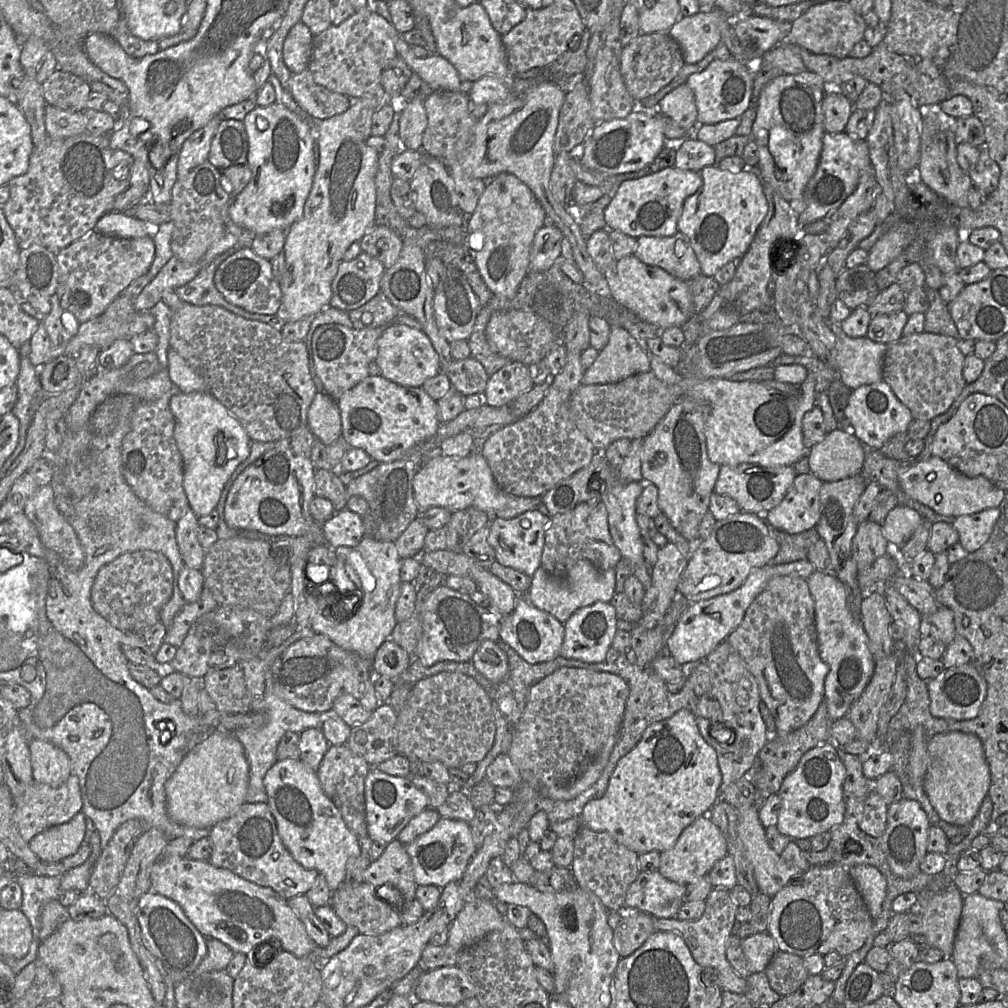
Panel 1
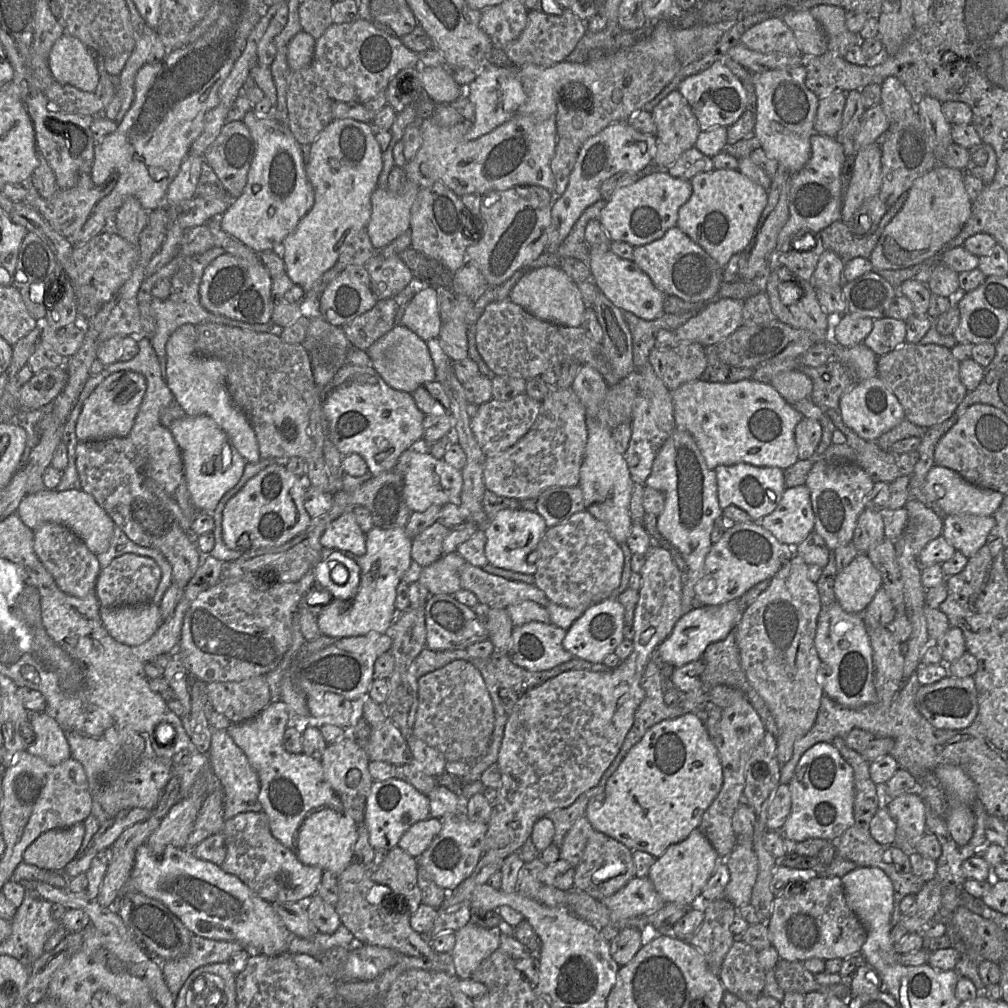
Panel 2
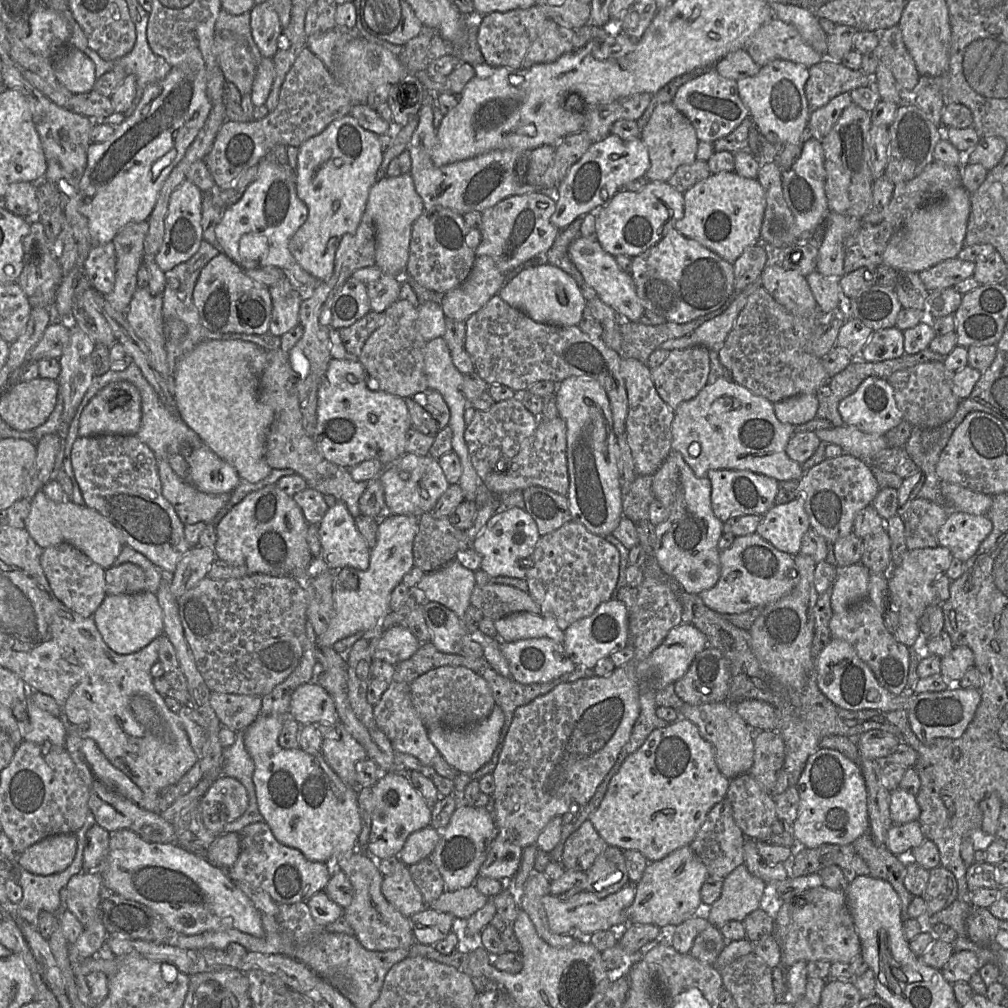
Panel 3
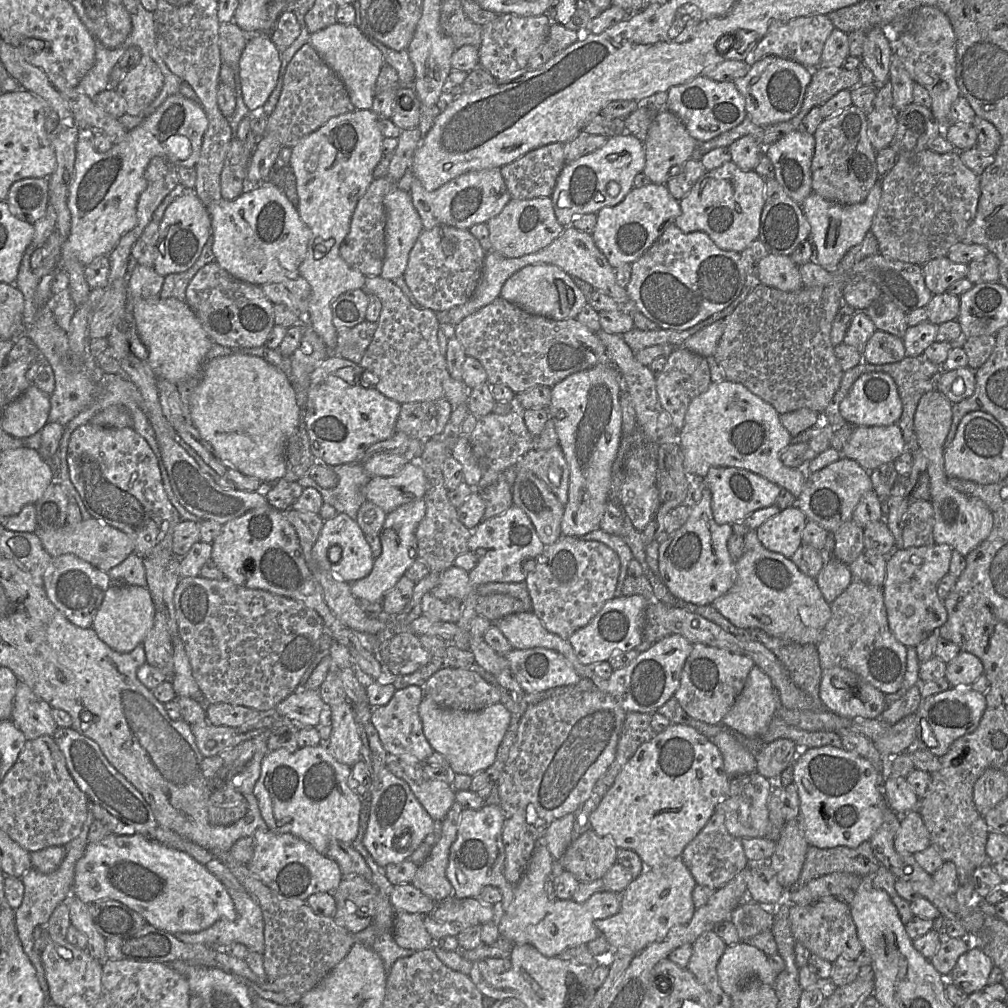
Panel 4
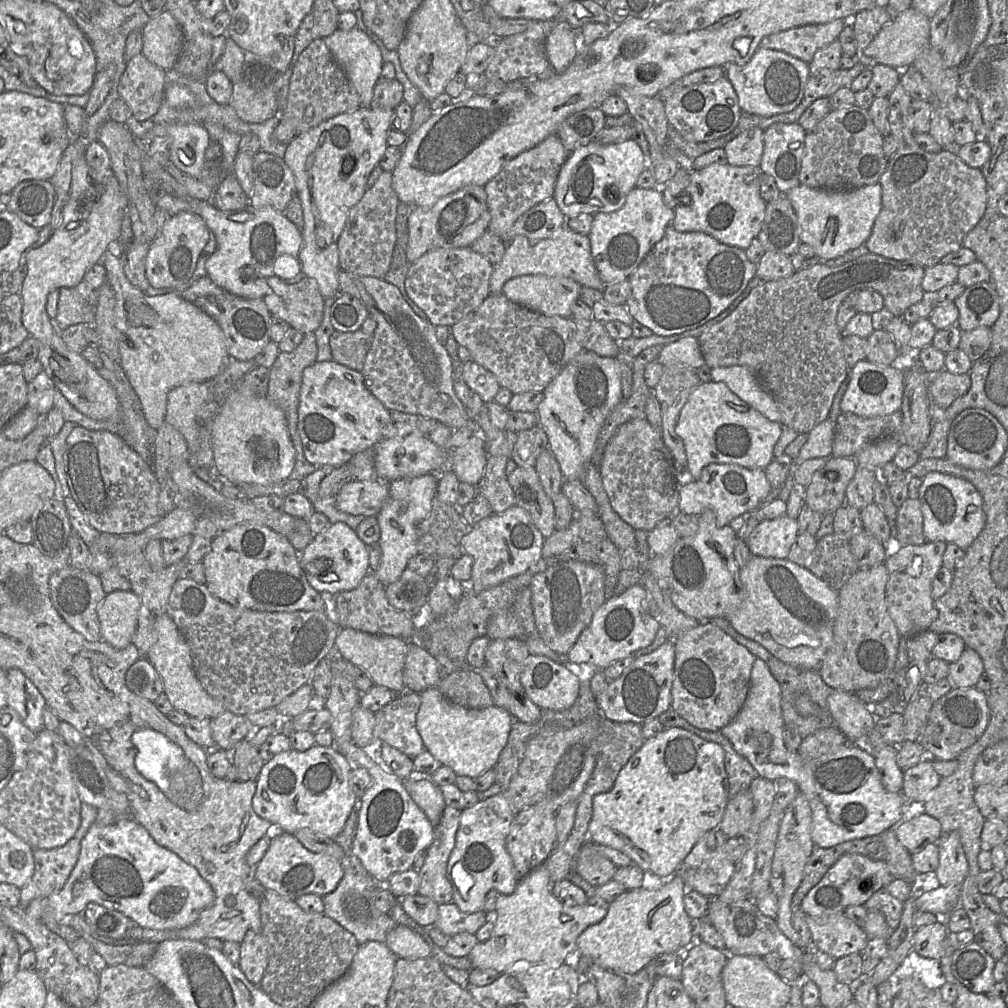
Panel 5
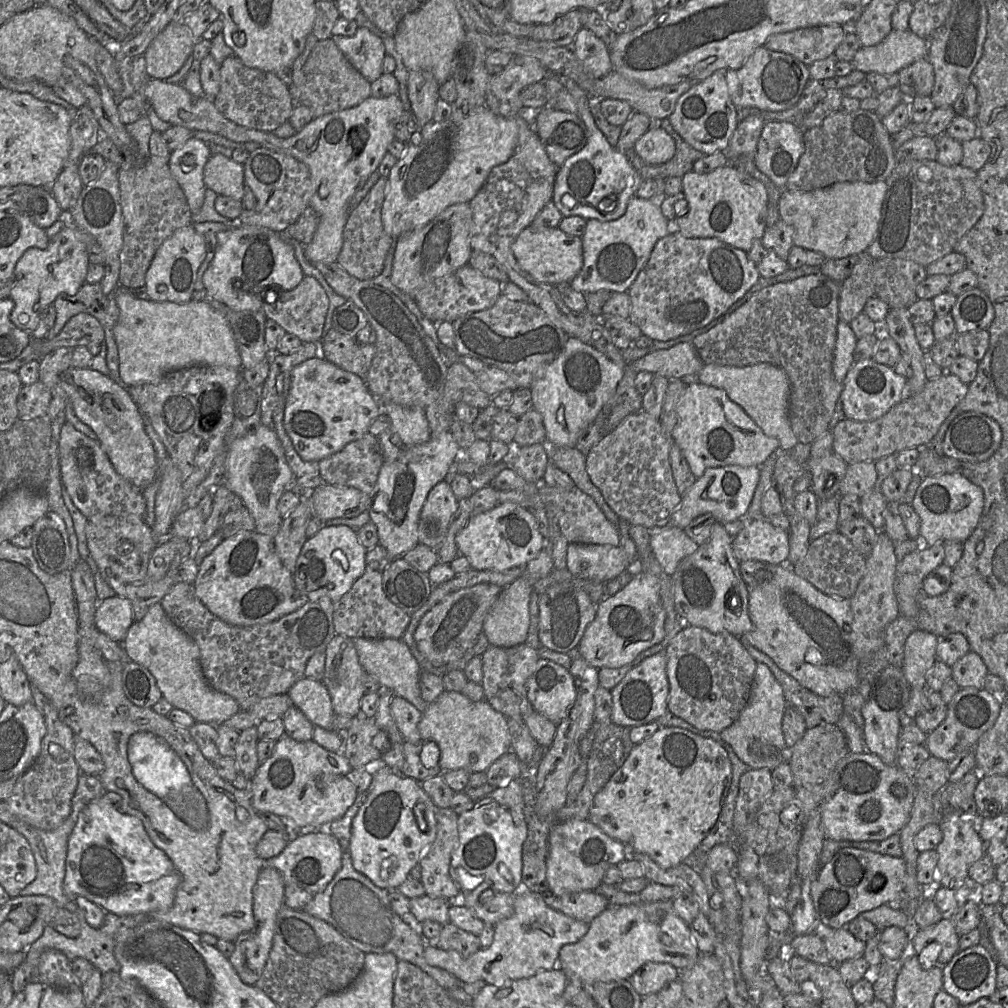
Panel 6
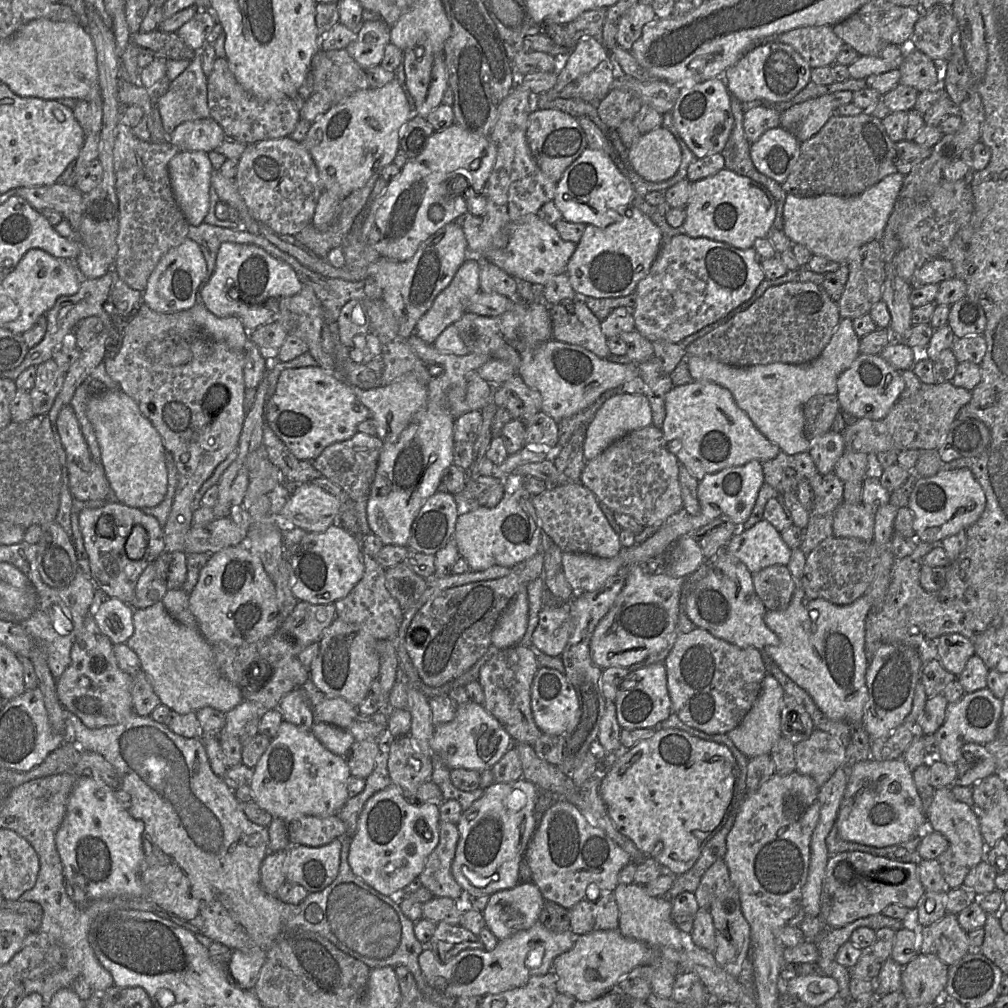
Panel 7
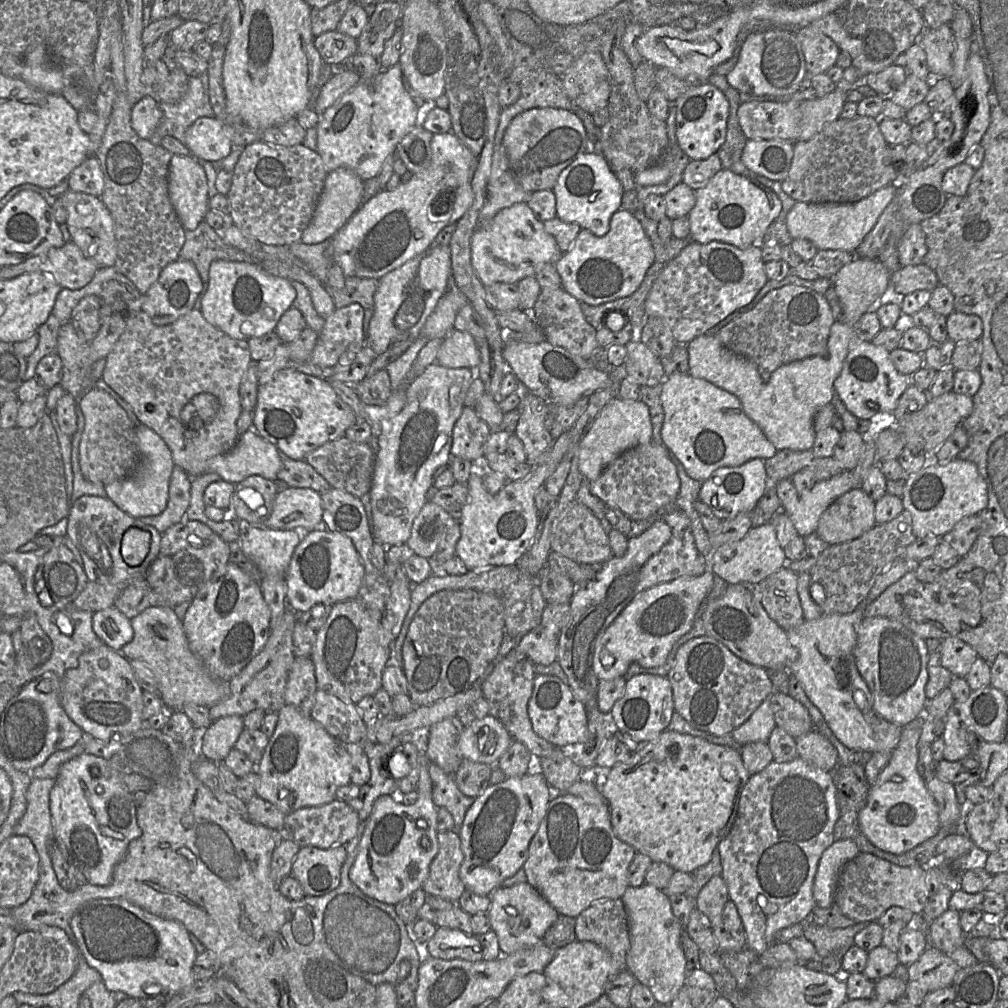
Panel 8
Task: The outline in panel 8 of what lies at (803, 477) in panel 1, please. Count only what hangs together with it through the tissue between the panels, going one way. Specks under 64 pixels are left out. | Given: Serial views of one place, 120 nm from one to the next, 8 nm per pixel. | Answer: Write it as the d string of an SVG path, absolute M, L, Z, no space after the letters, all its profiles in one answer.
M772 523L752 527L740 540L726 543L712 551L709 569L729 584L748 582L759 584L787 563L785 550L780 546Z

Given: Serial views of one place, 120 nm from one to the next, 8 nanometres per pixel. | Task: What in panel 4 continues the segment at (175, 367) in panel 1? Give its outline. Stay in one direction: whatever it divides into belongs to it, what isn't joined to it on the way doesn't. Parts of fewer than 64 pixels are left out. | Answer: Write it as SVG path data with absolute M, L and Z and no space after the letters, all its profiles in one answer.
M241 353L206 361L191 394L190 415L193 425L217 456L242 474L275 483L287 473L286 449L290 438L299 432L300 407L288 376L278 366L264 358Z

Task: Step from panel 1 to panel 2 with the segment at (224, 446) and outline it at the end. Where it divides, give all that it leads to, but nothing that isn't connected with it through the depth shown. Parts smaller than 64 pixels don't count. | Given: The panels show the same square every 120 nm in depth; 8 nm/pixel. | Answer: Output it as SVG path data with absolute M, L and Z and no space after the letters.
M206 415L185 416L173 421L169 429L181 451L184 480L194 506L200 512L213 514L223 495L239 482L247 462L226 433Z

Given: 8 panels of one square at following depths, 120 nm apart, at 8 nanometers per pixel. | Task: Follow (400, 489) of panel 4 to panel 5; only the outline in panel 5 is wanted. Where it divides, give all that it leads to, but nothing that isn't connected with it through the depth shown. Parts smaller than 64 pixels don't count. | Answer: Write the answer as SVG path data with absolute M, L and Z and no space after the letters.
M350 481L336 495L336 508L352 515L376 516L389 495L389 482Z

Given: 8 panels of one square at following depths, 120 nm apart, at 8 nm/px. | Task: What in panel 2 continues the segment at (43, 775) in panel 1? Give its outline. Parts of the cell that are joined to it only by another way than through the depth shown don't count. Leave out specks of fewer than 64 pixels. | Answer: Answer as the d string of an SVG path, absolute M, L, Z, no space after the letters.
M29 712L34 740L27 751L42 758L49 765L58 765L69 759L70 747L57 721L45 712Z

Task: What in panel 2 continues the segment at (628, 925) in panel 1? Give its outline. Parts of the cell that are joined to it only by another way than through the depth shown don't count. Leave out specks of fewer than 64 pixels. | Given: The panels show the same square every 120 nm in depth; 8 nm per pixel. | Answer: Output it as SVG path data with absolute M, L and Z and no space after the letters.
M649 925L642 929L624 927L618 931L617 936L610 941L610 954L619 965L627 964L646 944L647 937L661 933L654 933Z

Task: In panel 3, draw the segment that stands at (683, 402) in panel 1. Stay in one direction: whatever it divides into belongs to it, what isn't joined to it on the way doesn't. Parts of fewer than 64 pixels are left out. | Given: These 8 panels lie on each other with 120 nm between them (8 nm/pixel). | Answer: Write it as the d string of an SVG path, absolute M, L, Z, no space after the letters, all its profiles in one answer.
M671 450L659 469L652 475L652 494L668 508L668 519L655 526L655 559L666 575L675 579L690 594L699 595L716 585L720 576L720 550L718 541L723 534L723 522L713 513L711 507L711 482L695 475L682 455Z

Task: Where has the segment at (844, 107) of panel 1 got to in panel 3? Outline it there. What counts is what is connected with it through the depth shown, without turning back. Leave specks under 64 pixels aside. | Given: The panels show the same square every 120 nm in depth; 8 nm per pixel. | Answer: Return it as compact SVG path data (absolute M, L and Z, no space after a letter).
M850 92L839 94L826 105L814 110L810 114L808 128L818 139L822 139L833 128L843 110L852 103Z

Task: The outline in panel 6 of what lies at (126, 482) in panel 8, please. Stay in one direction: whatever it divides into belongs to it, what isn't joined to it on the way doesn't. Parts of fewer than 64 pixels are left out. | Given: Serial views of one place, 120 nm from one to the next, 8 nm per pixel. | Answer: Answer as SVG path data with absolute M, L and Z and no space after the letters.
M74 367L60 374L57 388L70 399L77 417L95 432L117 473L141 490L149 486L158 475L156 453L145 431L142 412L127 390L98 371Z

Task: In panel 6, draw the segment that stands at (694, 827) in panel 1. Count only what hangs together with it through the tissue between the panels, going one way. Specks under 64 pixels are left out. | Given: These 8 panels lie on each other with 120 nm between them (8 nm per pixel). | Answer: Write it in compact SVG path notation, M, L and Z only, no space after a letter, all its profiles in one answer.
M672 901L610 905L589 924L587 933L578 942L560 949L557 963L567 979L568 975L577 975L583 984L629 979L648 962L669 963L681 971L691 968L701 955L693 940L690 925L676 914Z

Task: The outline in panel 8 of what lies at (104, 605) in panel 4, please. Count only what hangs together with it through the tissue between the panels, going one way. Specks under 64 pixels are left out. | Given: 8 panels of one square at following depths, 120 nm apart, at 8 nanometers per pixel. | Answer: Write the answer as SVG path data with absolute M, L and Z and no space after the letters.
M115 606L94 612L92 628L97 637L108 647L120 651L134 636L131 621Z

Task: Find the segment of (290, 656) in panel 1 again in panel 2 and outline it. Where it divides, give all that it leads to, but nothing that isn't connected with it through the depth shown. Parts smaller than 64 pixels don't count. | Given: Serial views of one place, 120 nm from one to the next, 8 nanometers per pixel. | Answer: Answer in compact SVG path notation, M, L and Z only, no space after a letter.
M368 633L364 636L340 638L330 646L317 652L300 650L292 664L292 675L294 685L307 697L324 692L337 693L350 701L361 696L367 696L370 686L374 680L374 663L383 653L390 651L391 638L386 633Z

